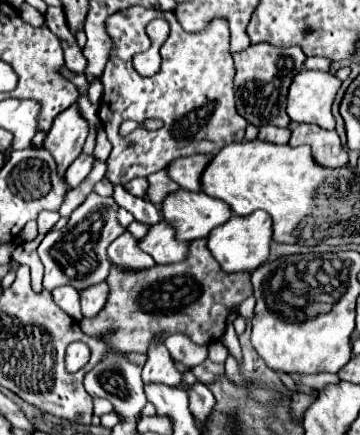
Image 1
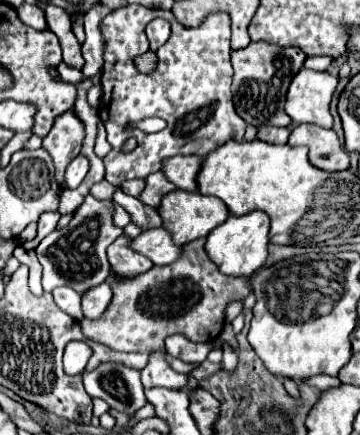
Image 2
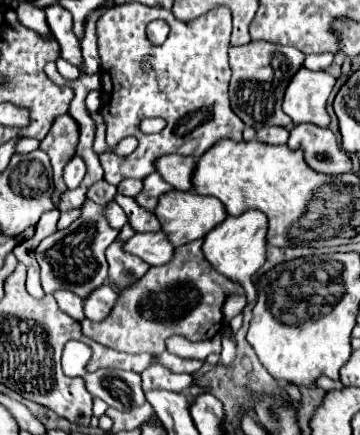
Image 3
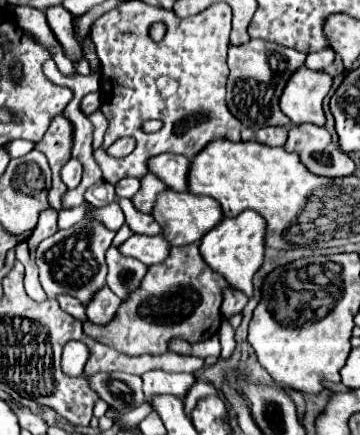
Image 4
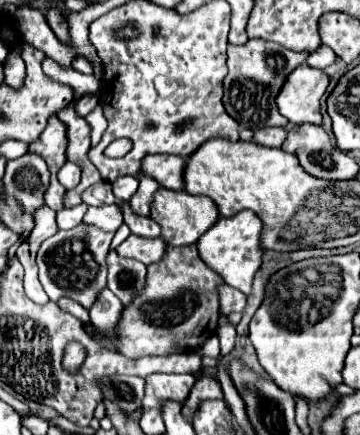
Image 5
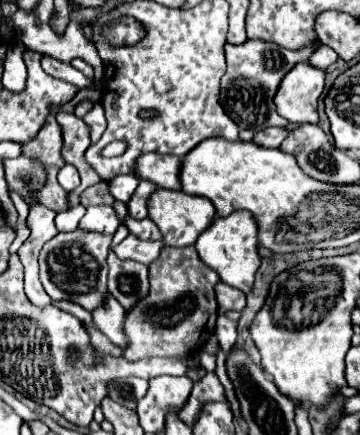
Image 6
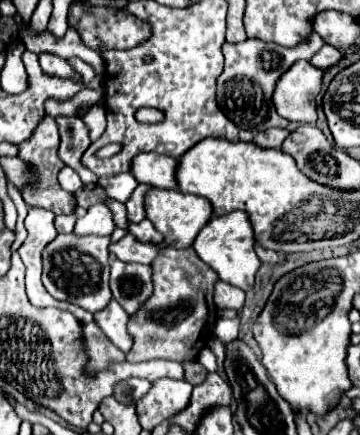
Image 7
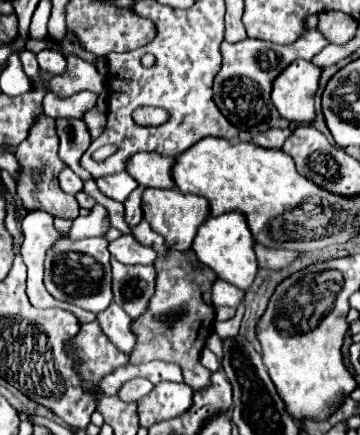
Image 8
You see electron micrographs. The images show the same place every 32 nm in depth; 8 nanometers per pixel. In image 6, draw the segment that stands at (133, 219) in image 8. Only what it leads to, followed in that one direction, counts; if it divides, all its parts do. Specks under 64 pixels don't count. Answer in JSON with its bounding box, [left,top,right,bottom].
[128,180,154,220]

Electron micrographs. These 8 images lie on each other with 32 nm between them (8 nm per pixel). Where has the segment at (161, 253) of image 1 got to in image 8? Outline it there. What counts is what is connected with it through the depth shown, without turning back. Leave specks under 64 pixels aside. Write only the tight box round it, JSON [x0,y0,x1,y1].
[108,236,156,266]

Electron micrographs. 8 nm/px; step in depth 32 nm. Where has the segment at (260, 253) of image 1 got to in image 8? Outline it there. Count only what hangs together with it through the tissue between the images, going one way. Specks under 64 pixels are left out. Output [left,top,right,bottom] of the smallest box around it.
[192,212,258,290]

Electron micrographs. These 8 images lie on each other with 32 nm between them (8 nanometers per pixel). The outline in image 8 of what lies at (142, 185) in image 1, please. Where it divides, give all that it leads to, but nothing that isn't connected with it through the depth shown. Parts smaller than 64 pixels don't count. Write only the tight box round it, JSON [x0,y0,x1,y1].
[96,172,138,202]

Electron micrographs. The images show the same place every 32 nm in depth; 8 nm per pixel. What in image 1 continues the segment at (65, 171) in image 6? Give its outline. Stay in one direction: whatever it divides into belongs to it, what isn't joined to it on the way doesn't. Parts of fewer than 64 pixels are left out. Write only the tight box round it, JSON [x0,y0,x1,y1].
[66,154,92,188]

